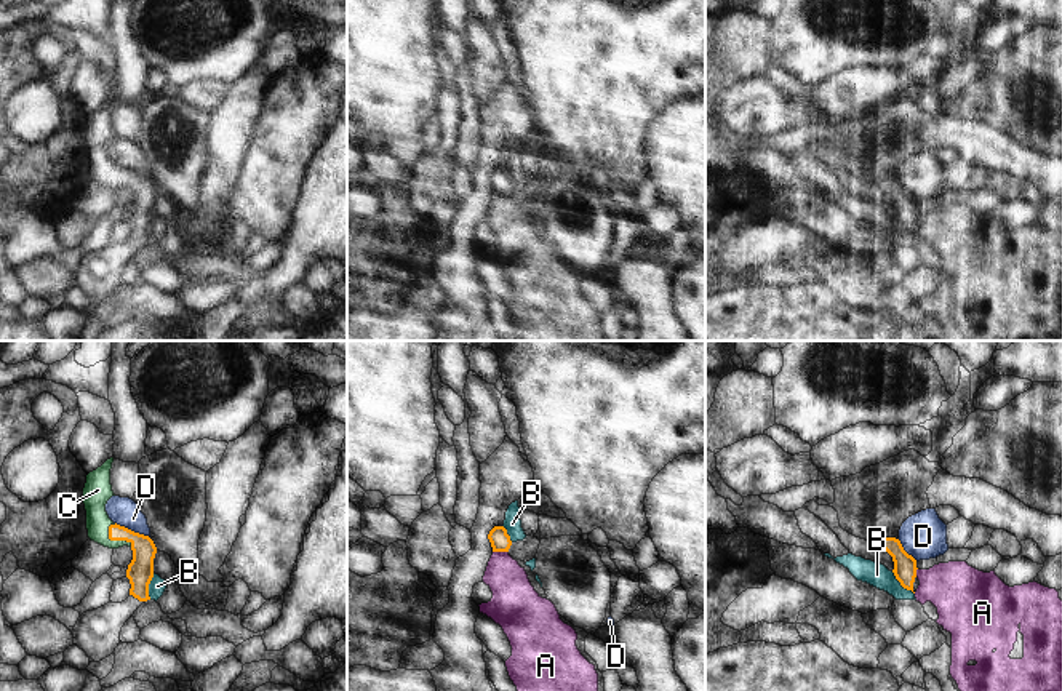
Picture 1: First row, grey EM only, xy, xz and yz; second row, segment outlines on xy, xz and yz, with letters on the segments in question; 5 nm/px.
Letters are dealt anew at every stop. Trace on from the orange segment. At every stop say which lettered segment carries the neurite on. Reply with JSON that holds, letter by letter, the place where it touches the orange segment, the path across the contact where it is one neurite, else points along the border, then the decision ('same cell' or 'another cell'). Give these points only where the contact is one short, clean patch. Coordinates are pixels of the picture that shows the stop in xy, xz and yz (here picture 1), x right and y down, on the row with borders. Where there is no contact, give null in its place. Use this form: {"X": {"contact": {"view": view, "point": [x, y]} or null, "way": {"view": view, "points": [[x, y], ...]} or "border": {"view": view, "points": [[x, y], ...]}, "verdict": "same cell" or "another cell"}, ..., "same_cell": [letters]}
{"A": {"contact": {"view": "xz", "point": [501, 551]}, "verdict": "another cell"}, "B": {"contact": {"view": "yz", "point": [901, 584]}, "border": {"view": "yz", "points": [[891, 571], [914, 594]]}, "verdict": "another cell"}, "C": {"contact": {"view": "xy", "point": [115, 539]}, "way": {"view": "xy", "points": [[139, 571], [139, 551], [115, 539], [98, 523], [96, 495]]}, "verdict": "same cell"}, "D": {"contact": {"view": "xy", "point": [133, 531]}, "border": {"view": "xy", "points": [[115, 522], [149, 538]]}, "verdict": "another cell"}, "same_cell": ["C"]}

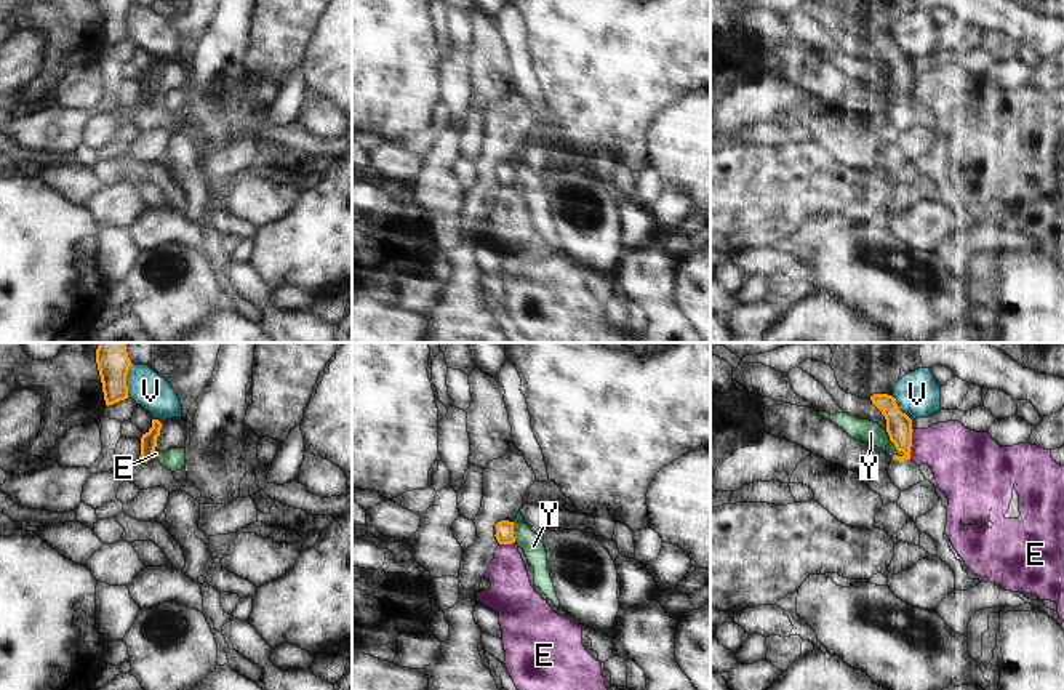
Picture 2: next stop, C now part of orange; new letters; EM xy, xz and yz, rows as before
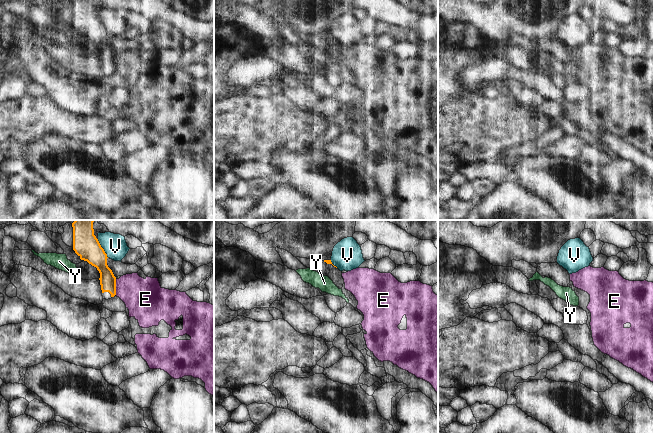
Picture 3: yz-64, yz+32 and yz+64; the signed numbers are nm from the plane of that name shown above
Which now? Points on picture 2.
{"E": {"contact": {"view": "xz", "point": [506, 543]}, "verdict": "another cell"}, "V": {"contact": {"view": "xy", "point": [125, 380]}, "border": {"view": "xy", "points": [[133, 364], [127, 373], [128, 396]]}, "verdict": "another cell"}, "Y": {"contact": {"view": "yz", "point": [893, 442]}, "border": {"view": "yz", "points": [[885, 429], [896, 453], [901, 457]]}, "verdict": "another cell"}, "same_cell": []}

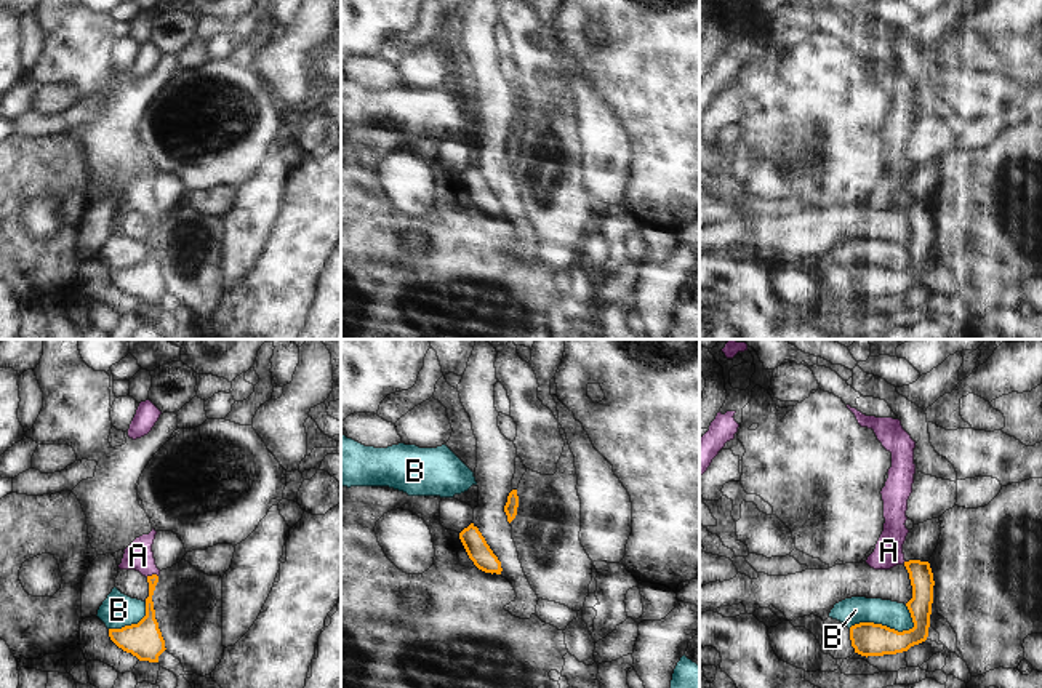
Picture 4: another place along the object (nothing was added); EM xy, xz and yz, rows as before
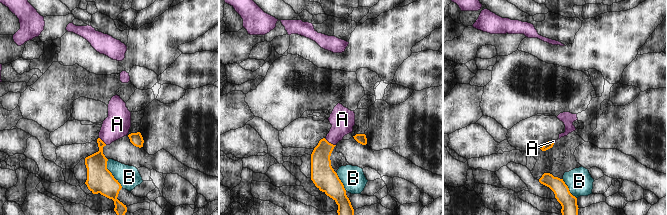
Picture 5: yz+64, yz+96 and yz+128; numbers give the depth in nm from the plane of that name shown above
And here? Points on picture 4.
{"A": {"contact": {"view": "xy", "point": [152, 575]}, "way": {"view": "xy", "points": [[148, 624], [152, 575], [138, 556]]}, "verdict": "same cell"}, "B": {"contact": {"view": "yz", "point": [882, 626]}, "border": {"view": "yz", "points": [[914, 623], [901, 631], [873, 623], [855, 623], [849, 628]]}, "verdict": "another cell"}, "same_cell": ["A"]}

